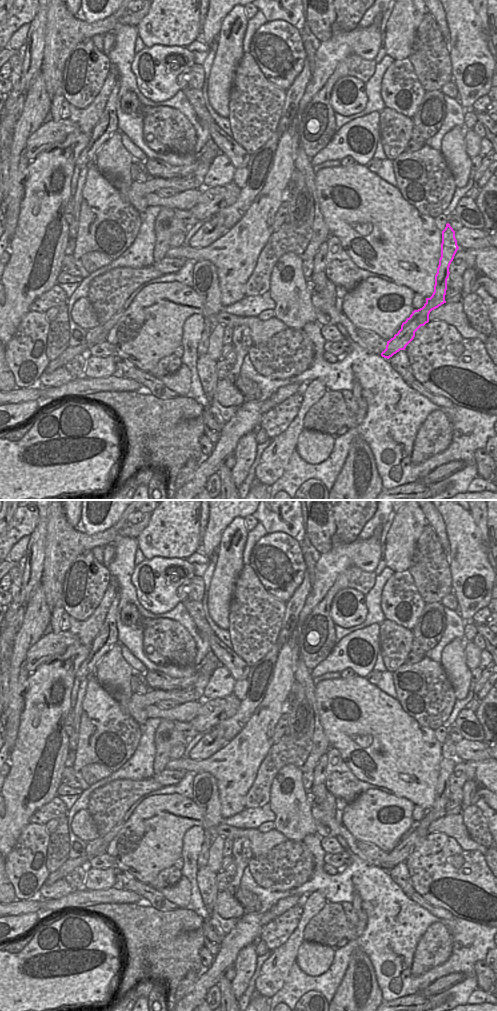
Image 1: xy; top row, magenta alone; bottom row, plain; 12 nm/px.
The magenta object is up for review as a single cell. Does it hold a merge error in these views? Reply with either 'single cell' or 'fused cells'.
single cell

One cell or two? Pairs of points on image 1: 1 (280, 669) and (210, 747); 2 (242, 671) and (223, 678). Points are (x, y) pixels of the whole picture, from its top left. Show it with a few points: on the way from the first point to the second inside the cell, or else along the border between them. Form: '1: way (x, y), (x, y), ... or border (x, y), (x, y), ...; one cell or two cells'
1: border (229, 741), (210, 756); two cells
2: border (221, 664), (236, 680); two cells

